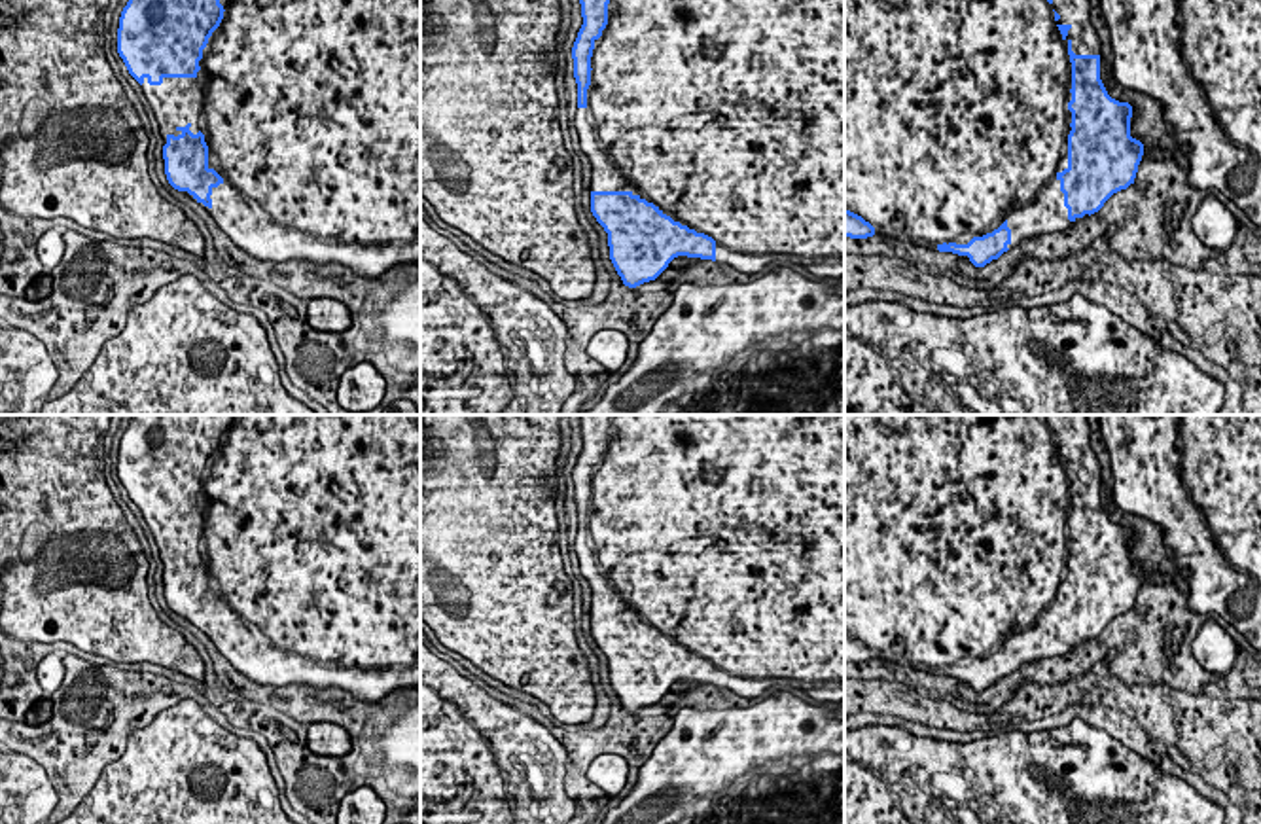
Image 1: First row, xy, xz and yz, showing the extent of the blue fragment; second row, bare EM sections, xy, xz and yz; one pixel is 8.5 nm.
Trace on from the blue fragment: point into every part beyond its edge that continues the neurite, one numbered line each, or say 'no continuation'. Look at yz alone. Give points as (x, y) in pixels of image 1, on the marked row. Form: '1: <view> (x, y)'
1: yz (957, 118)

